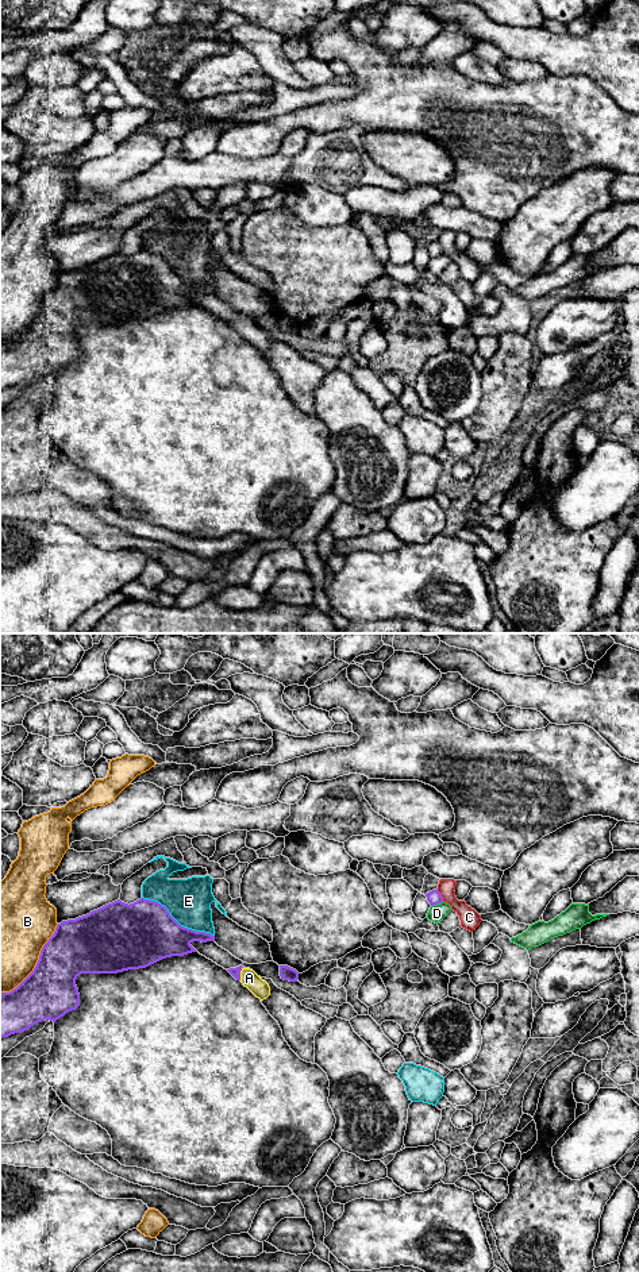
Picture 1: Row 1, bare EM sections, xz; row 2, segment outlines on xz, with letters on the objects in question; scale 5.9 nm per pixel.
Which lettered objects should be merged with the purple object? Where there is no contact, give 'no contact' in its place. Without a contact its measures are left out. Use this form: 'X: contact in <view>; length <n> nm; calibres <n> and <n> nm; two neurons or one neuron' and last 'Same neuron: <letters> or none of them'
A: contact in xz; length 80 nm; calibres 60 and 100 nm; one neuron
B: contact in xz; length 550 nm; calibres 320 and 480 nm; two neurons
C: contact in xz; length 90 nm; calibres 90 and 110 nm; two neurons
D: contact in xz; length 80 nm; calibres 90 and 100 nm; two neurons
E: contact in xz; length 500 nm; calibres 380 and 260 nm; two neurons
Same neuron: A

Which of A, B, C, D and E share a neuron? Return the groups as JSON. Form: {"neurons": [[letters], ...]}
{"neurons": [["A"], ["B"], ["C"], ["D"], ["E"]]}

